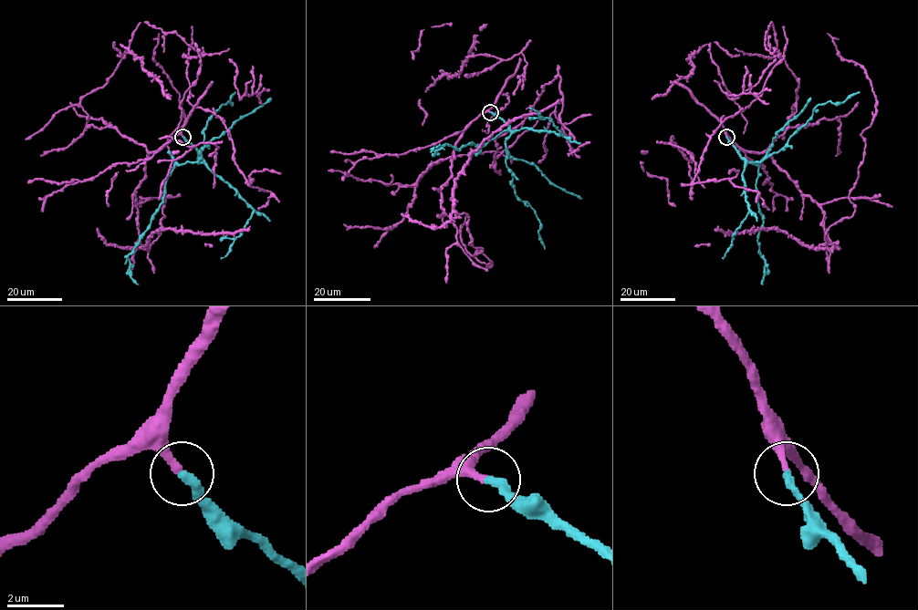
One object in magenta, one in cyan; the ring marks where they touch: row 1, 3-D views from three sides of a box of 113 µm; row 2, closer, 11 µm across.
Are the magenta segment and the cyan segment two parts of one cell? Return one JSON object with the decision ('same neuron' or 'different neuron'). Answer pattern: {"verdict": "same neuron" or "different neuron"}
{"verdict": "same neuron"}

